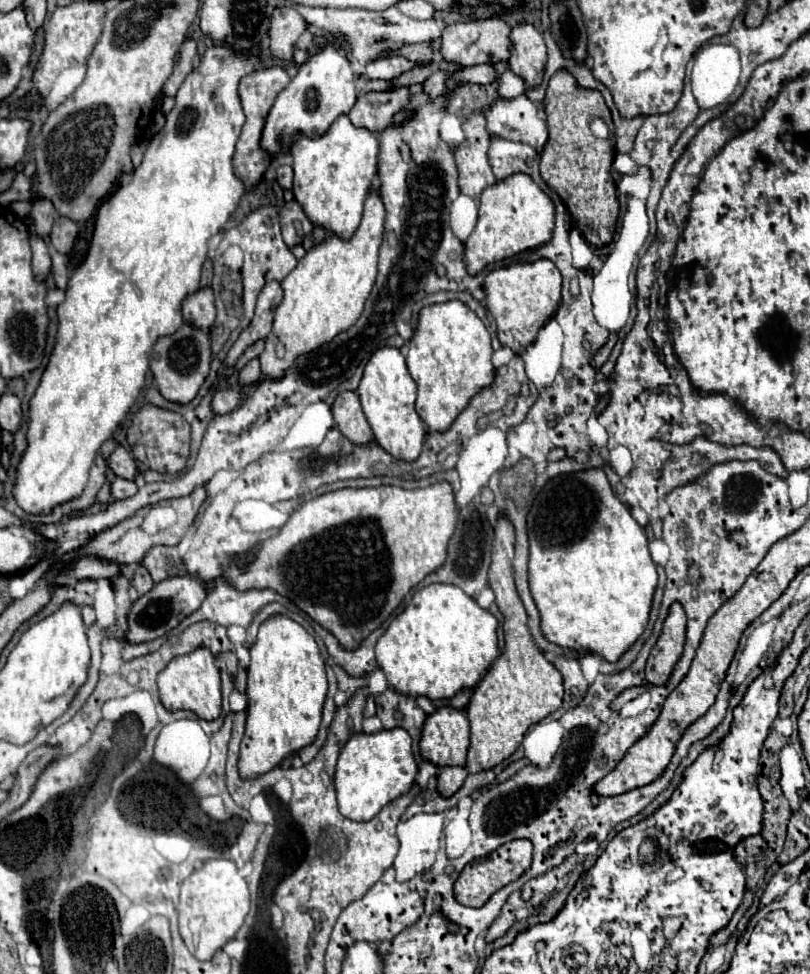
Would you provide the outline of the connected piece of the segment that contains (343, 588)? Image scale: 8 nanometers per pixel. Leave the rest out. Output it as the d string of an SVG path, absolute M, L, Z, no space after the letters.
M438 481L422 489L402 489L394 485L338 489L298 505L280 533L256 547L256 561L246 567L228 567L226 577L240 591L266 587L278 591L336 635L346 649L354 649L372 629L390 617L414 585L446 561L446 547L454 533L456 519L456 501L448 481Z

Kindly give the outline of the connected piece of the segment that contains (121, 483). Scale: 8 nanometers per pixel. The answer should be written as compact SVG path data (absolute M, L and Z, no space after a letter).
M122 477L112 479L112 499L126 499L126 497L132 497L136 491L138 491L138 485L134 481L128 481Z

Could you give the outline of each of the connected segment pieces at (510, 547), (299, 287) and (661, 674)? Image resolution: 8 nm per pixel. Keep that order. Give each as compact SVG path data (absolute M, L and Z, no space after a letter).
M506 517L498 519L496 537L492 547L492 563L488 569L488 585L496 595L496 605L504 615L504 637L506 645L500 657L494 661L490 671L476 685L466 715L470 721L470 749L464 767L444 767L438 777L438 791L442 795L454 795L462 787L462 779L468 773L478 773L482 769L492 769L494 765L508 759L518 745L522 743L524 733L530 725L538 723L552 711L562 705L562 675L558 669L546 661L542 651L536 647L528 627L526 611L516 593L514 575L512 575L512 557L514 557L514 527Z
M370 189L362 223L356 233L350 239L328 235L322 243L308 249L292 273L280 283L284 299L276 309L274 327L266 337L266 349L260 355L266 377L282 377L298 355L310 353L312 349L328 343L340 331L346 331L358 321L364 311L364 301L374 287L384 221L386 209L382 205L382 197L378 191Z
M672 603L662 633L646 661L646 679L652 685L664 685L682 655L686 641L686 613L682 605Z

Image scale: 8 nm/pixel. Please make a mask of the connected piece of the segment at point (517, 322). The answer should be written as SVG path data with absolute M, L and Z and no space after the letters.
M538 259L534 263L512 261L510 265L490 271L484 279L486 307L498 325L498 339L514 353L522 353L534 343L546 317L552 317L560 305L562 277L552 261Z

